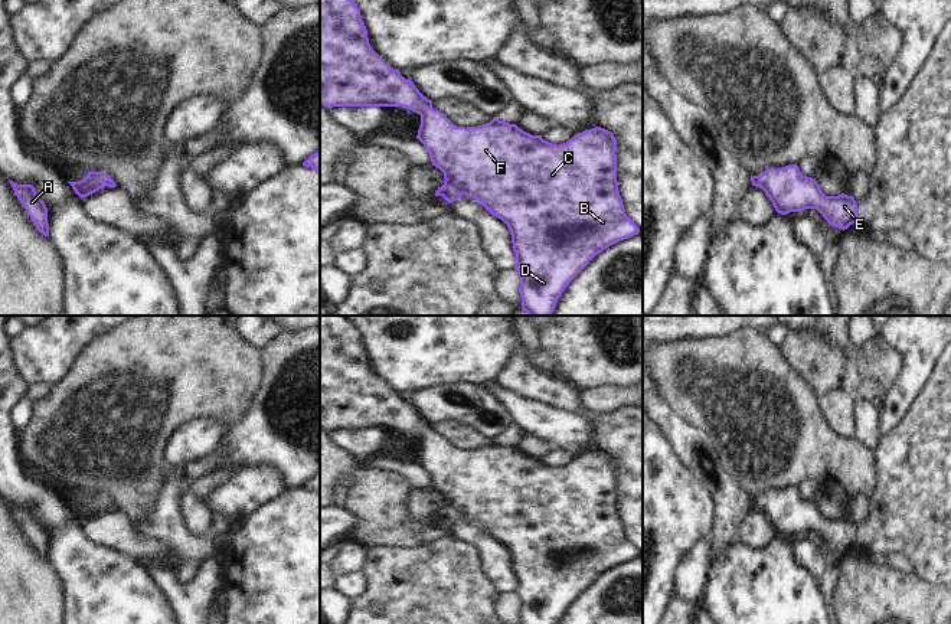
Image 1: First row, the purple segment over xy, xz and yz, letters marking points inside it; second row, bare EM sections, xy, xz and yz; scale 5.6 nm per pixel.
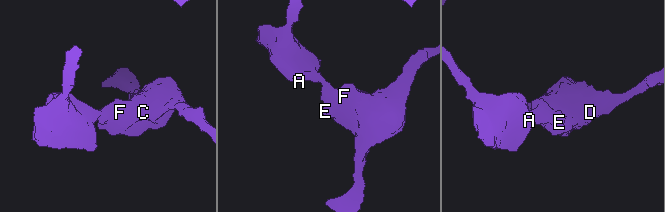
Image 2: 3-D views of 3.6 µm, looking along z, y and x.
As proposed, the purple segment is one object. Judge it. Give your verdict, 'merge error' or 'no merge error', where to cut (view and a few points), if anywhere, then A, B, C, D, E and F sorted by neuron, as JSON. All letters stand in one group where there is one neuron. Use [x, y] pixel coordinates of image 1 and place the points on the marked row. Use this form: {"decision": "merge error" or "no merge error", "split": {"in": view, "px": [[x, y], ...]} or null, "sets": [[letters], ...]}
{"decision": "no merge error", "split": null, "sets": [["A", "B", "C", "D", "E", "F"]]}

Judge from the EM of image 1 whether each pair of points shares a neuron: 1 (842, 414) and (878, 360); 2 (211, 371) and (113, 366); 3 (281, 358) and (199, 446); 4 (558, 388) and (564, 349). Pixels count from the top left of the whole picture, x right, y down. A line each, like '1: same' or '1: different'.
1: different
2: same
3: different
4: different

